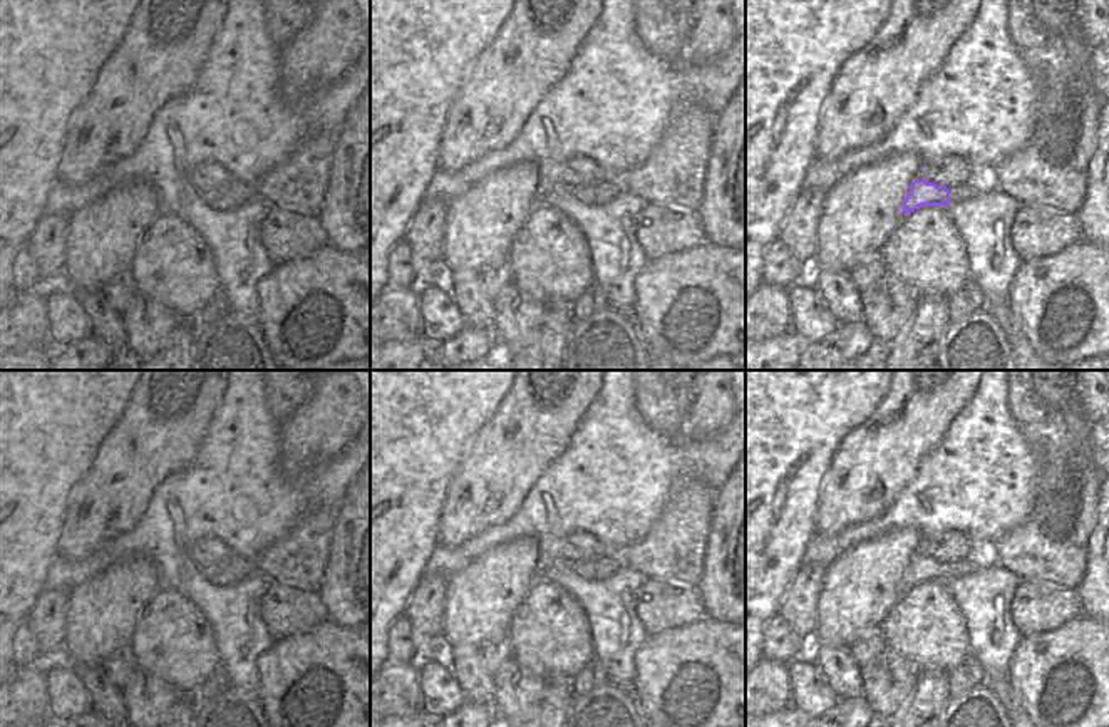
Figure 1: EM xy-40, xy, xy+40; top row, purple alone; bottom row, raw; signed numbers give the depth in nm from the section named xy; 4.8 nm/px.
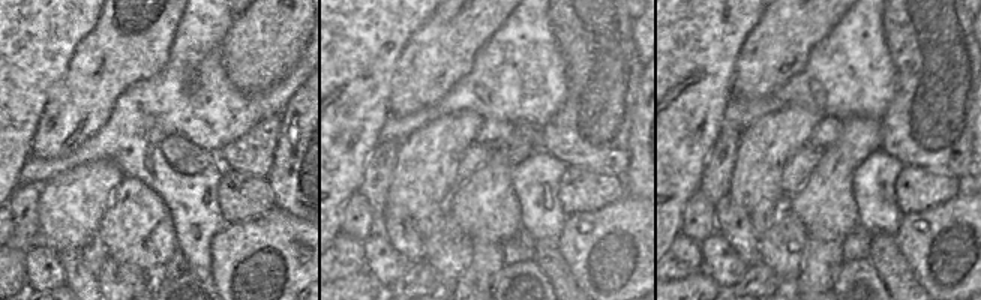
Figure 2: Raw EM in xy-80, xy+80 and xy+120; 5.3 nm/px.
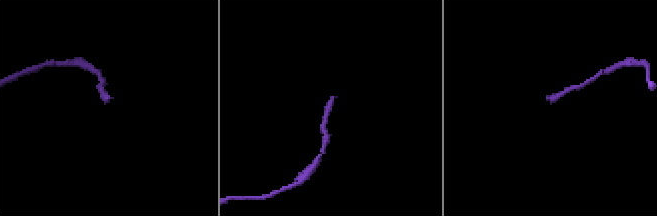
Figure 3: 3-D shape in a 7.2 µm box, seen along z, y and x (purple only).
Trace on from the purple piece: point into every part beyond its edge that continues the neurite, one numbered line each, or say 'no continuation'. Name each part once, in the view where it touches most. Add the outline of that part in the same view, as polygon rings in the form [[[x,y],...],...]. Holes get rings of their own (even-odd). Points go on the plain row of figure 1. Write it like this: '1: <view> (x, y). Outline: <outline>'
1: xy+40 (980, 555). Outline: [[[973,544],[973,553],[962,561],[948,561],[950,578],[962,578],[992,561],[990,544]]]

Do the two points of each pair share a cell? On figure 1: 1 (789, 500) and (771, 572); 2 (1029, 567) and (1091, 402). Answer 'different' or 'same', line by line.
1: same
2: different

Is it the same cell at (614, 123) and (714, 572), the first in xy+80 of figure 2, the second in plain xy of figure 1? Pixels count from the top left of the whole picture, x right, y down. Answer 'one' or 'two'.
two

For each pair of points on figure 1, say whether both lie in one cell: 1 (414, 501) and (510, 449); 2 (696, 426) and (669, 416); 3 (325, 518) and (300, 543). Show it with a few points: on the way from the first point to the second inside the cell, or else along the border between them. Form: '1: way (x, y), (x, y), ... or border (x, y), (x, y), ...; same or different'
1: border (466, 448), (461, 464), (448, 483), (438, 521); different
2: border (699, 387), (677, 436); different
3: way (319, 525), (307, 536); same

